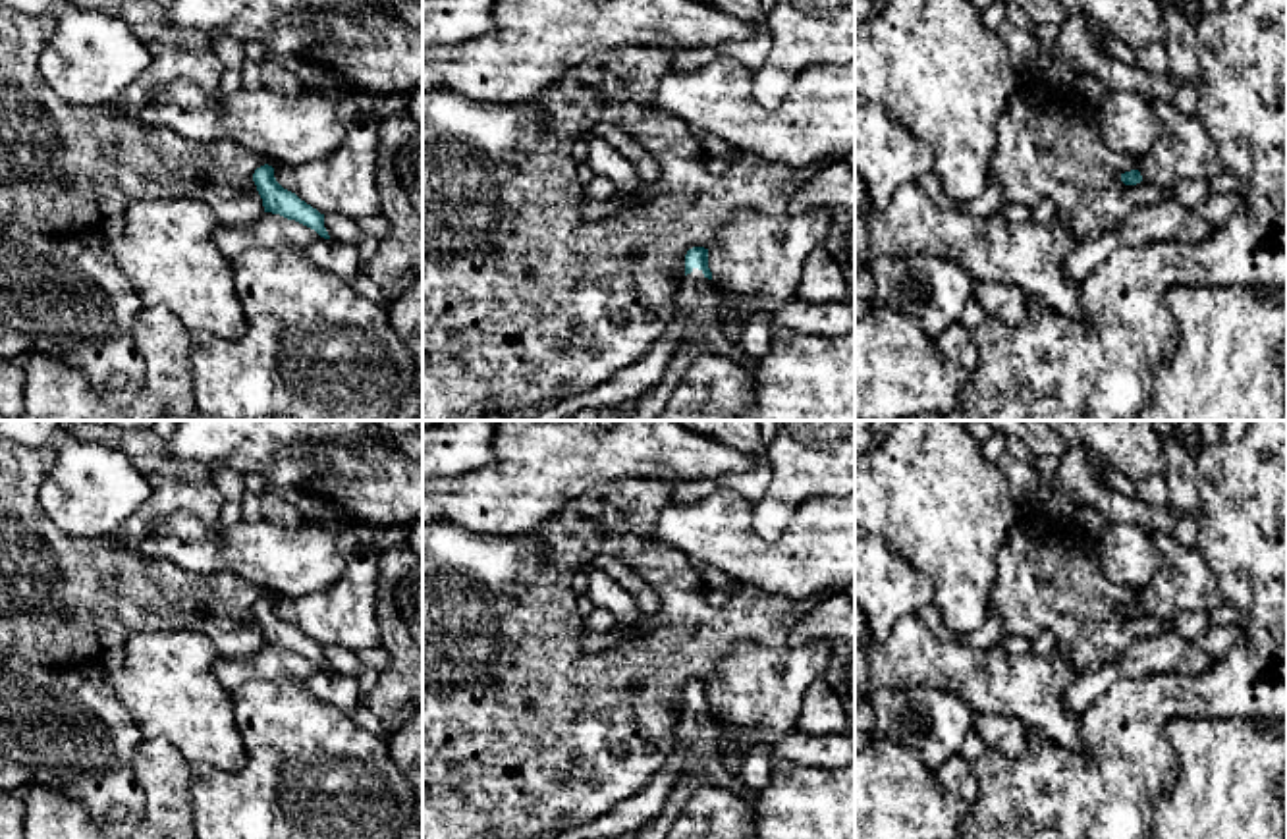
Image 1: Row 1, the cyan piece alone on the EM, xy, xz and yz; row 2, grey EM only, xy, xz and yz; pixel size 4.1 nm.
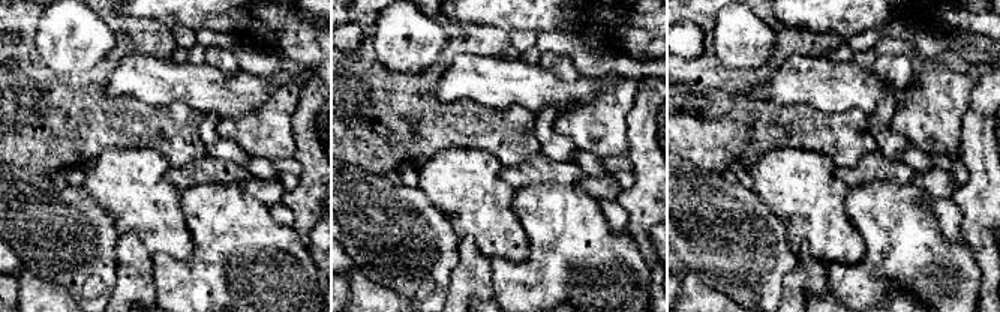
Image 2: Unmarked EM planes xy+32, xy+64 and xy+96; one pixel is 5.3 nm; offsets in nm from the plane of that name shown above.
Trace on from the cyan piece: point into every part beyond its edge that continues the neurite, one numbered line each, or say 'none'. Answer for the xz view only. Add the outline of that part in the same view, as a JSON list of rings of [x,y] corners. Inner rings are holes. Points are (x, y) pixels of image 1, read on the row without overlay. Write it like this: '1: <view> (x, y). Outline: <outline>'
1: xz (697, 741). Outline: [[[693,700],[693,704],[683,710],[683,717],[677,725],[675,748],[671,752],[683,758],[677,783],[693,775],[704,777],[714,785],[733,791],[754,806],[758,791],[733,777],[722,766],[718,752],[720,739],[714,714],[708,712],[702,702]]]

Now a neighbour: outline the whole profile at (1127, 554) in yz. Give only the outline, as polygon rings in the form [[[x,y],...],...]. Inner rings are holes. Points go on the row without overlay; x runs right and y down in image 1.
[[[1109,523],[1096,550],[1106,579],[1123,586],[1144,588],[1165,565],[1142,525]]]

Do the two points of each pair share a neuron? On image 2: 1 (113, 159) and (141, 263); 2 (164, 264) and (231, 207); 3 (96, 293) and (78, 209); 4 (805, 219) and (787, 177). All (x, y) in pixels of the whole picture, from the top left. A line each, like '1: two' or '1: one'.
1: two
2: one
3: one
4: one

